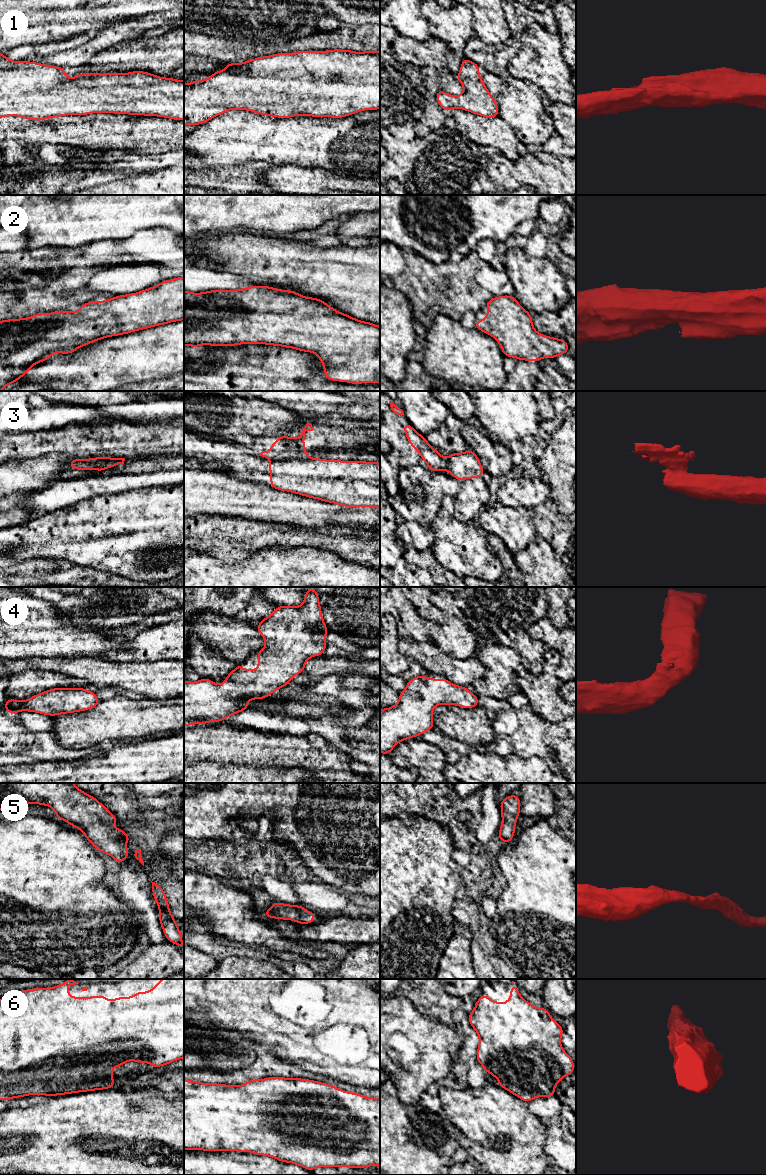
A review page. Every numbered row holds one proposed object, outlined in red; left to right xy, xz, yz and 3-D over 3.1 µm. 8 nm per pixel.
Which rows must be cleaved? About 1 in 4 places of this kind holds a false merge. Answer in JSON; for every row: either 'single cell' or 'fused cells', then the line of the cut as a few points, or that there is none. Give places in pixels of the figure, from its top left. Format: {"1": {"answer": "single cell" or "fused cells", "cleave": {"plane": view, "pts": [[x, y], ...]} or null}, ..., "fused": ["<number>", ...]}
{"1": {"answer": "single cell", "cleave": null}, "2": {"answer": "single cell", "cleave": null}, "3": {"answer": "fused cells", "cleave": {"plane": "xz", "pts": [[307, 456], [271, 460]]}}, "4": {"answer": "single cell", "cleave": null}, "5": {"answer": "single cell", "cleave": null}, "6": {"answer": "single cell", "cleave": null}, "fused": ["3"]}

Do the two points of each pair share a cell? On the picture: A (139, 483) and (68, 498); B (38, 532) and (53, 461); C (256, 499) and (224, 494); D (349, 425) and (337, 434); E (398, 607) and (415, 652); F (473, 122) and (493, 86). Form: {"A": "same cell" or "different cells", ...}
{"A": "same cell", "B": "different cells", "C": "same cell", "D": "different cells", "E": "different cells", "F": "different cells"}

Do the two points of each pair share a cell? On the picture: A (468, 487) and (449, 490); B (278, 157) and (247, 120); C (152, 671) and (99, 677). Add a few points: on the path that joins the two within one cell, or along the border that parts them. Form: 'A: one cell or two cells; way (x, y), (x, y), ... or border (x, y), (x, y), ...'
A: two cells; border (459, 481), (459, 491), (453, 498)
B: one cell; way (272, 148), (253, 129)
C: one cell; way (139, 675), (112, 675)

